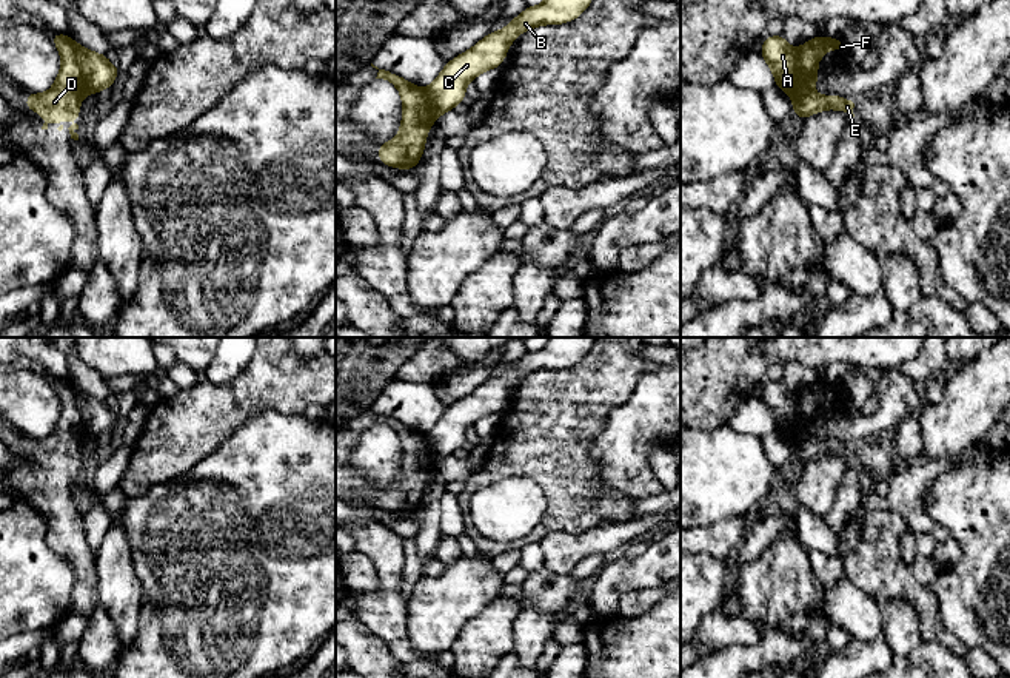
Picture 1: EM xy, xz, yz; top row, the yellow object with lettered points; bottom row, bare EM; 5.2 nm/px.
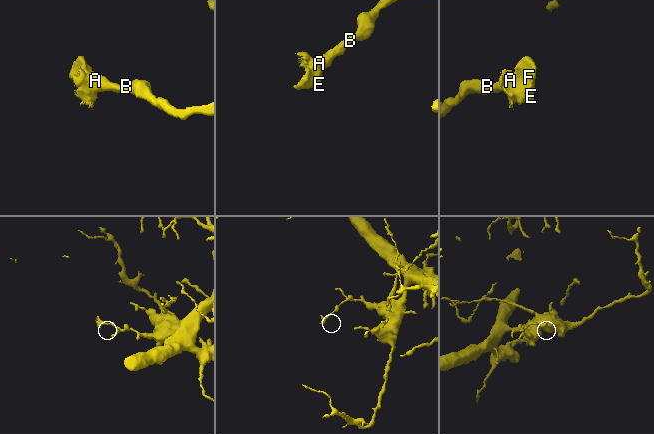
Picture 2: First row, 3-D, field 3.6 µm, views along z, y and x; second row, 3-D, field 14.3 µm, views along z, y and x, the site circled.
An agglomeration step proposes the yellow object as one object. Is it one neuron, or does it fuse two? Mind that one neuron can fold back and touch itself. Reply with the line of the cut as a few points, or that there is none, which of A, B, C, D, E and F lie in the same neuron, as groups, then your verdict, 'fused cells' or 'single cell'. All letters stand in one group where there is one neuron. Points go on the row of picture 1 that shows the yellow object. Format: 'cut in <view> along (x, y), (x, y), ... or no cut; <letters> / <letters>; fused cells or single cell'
cut in xy along (73, 42), (76, 62), (88, 93); A B C / D E F; fused cells

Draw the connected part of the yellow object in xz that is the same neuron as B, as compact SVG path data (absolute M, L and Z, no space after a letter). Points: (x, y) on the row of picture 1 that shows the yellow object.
M545 0L539 6L528 6L500 31L490 32L477 45L446 62L437 79L423 89L434 116L462 105L467 83L479 74L499 68L507 57L508 46L522 32L540 25L560 25L577 18L591 0Z

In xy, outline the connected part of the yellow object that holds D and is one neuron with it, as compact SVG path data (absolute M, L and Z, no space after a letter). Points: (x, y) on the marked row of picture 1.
M54 34L51 39L62 55L62 68L52 85L52 88L45 94L34 94L28 91L25 106L32 112L45 116L45 123L42 129L48 129L49 122L62 122L65 116L72 120L68 128L71 139L79 140L79 125L74 122L77 117L82 119L79 112L80 100L88 94L85 86L85 77L80 65L75 59L74 42L68 34Z

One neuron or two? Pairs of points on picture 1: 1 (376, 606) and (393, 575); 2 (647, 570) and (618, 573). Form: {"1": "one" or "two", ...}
{"1": "one", "2": "one"}

